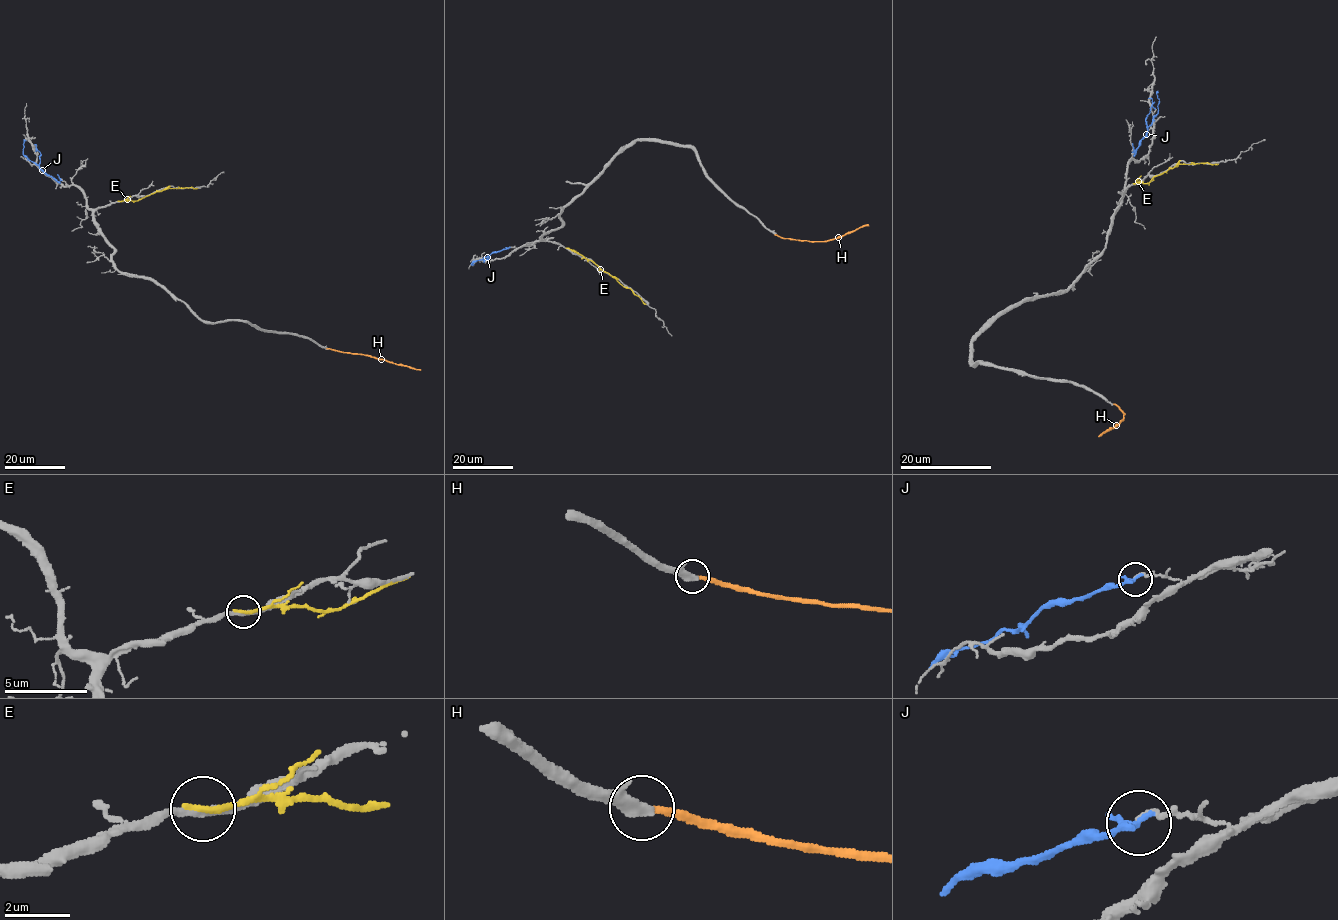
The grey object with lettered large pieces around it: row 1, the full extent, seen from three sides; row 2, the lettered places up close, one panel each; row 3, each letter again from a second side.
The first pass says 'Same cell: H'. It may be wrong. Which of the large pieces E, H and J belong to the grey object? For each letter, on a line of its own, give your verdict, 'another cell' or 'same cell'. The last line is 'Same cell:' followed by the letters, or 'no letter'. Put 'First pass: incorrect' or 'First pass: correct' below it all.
E: another cell
H: another cell
J: another cell
Same cell: no letter
First pass: incorrect

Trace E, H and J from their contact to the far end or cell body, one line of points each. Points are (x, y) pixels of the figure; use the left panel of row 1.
E: (119, 201), (137, 201), (166, 188), (197, 188)
H: (327, 348), (362, 354), (421, 369)
J: (60, 179), (56, 181), (23, 154), (24, 139)

